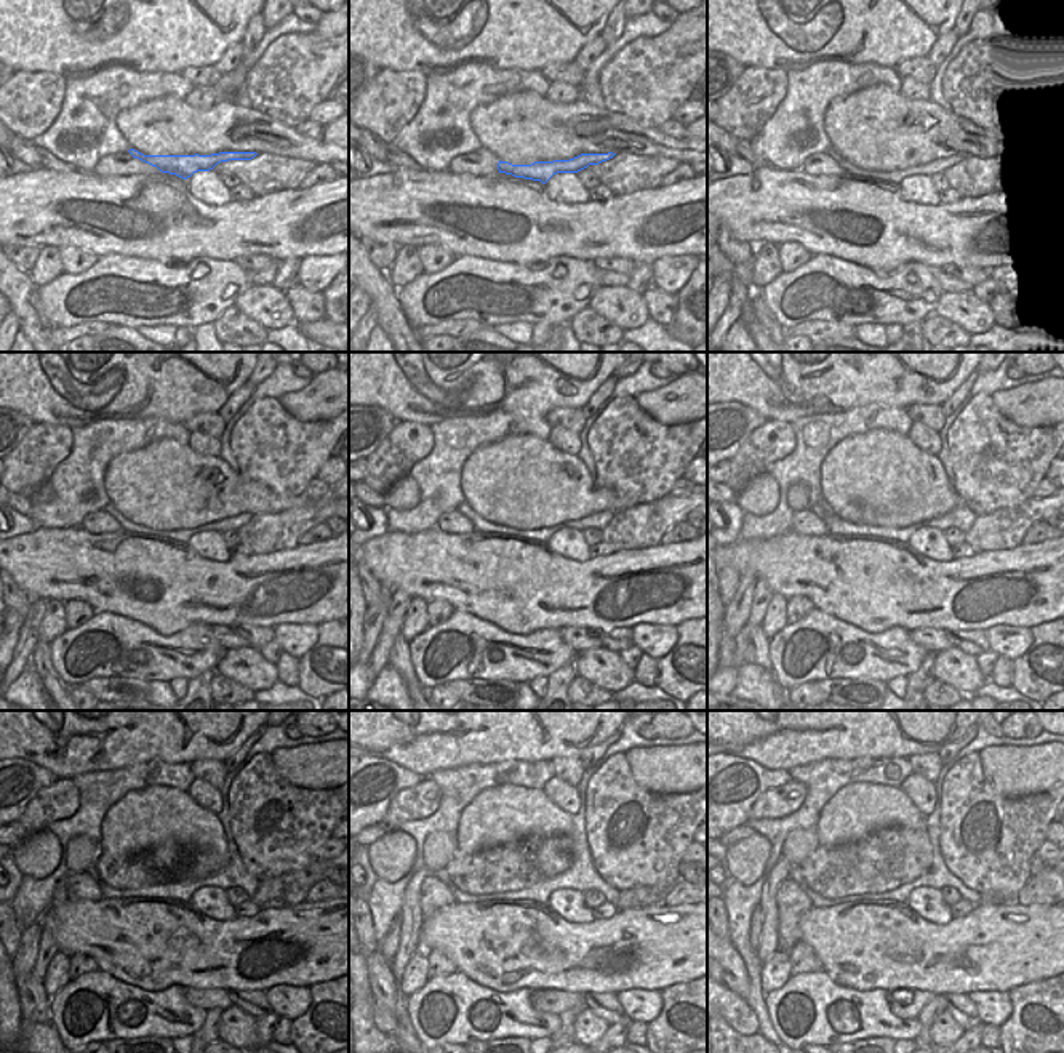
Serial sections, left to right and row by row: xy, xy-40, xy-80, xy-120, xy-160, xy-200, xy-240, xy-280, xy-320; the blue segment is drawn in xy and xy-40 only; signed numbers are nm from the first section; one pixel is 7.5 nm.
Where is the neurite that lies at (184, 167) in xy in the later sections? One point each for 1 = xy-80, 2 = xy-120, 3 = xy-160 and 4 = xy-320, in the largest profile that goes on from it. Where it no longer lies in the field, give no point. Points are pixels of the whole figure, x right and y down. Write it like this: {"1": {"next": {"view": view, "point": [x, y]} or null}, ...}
{"1": {"next": {"view": "xy-80", "point": [941, 165]}}, "2": {"next": {"view": "xy-120", "point": [239, 520]}}, "3": {"next": {"view": "xy-160", "point": [599, 520]}}, "4": {"next": {"view": "xy-320", "point": [936, 877]}}}

